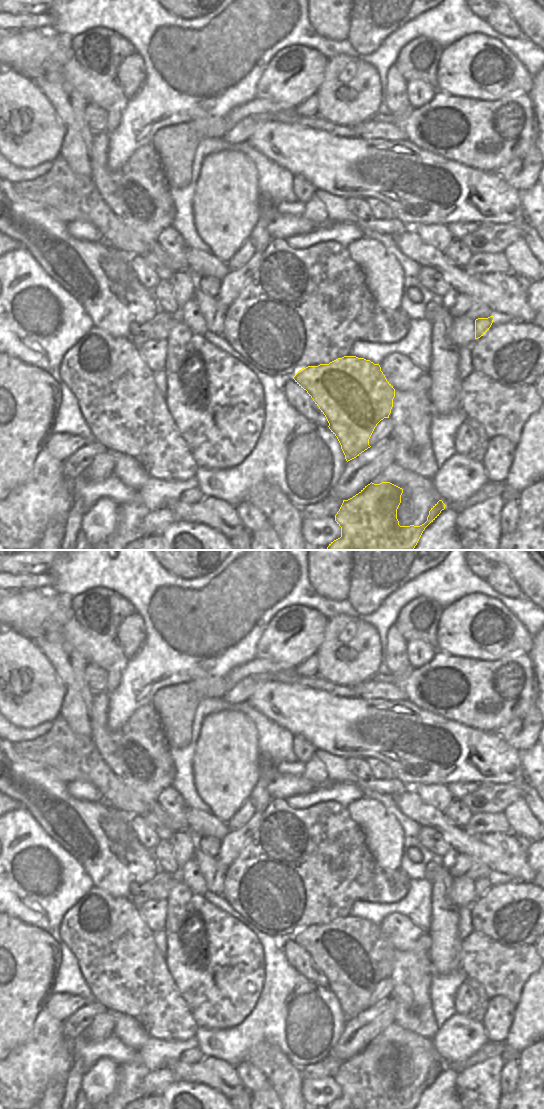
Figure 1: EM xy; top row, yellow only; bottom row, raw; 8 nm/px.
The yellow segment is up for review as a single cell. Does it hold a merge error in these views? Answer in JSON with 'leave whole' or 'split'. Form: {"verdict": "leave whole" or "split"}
{"verdict": "split"}

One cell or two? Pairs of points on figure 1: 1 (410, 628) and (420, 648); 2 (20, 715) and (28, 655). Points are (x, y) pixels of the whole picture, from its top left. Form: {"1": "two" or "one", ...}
{"1": "two", "2": "one"}

